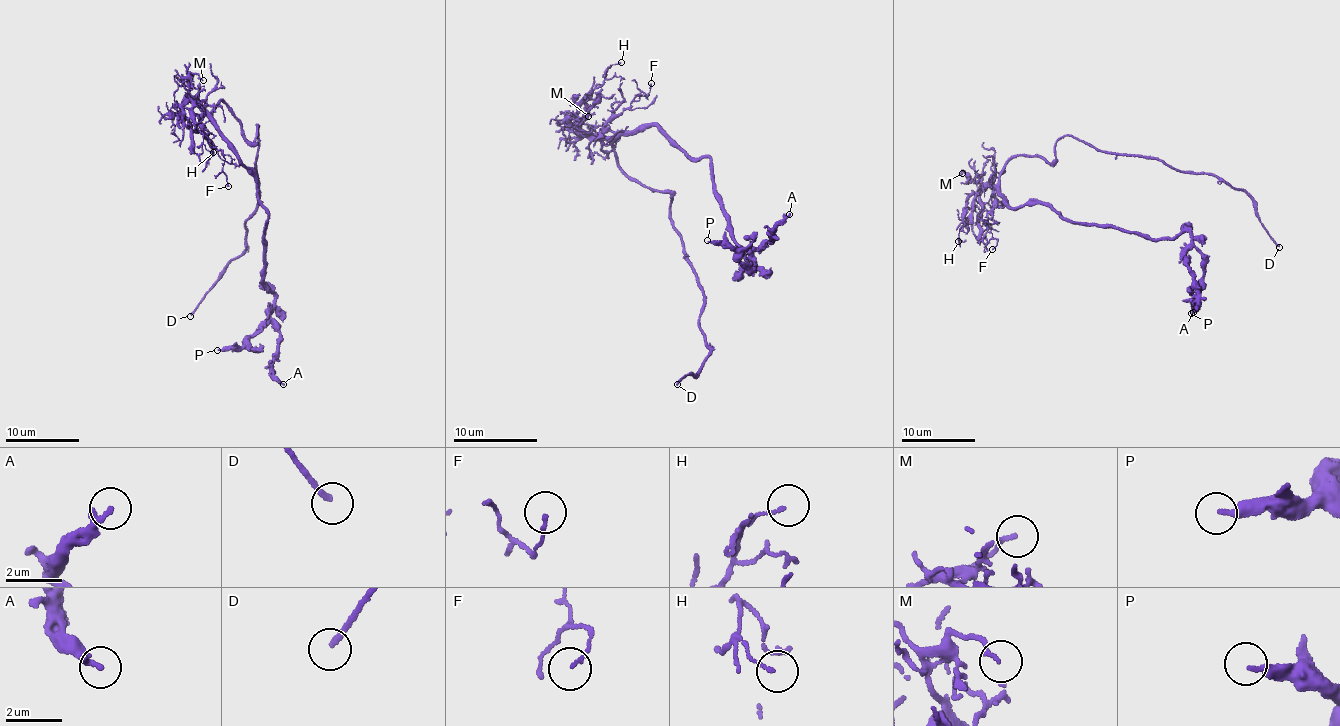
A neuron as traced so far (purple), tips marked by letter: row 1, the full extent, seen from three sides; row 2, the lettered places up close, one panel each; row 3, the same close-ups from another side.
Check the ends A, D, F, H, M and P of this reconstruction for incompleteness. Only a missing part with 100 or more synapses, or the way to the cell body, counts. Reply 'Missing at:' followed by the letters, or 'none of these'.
Missing at: D

